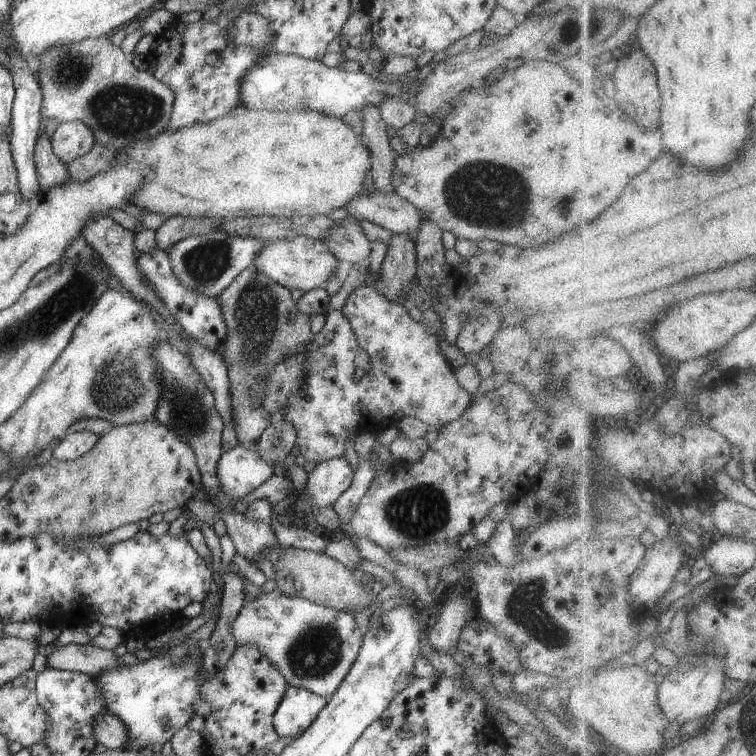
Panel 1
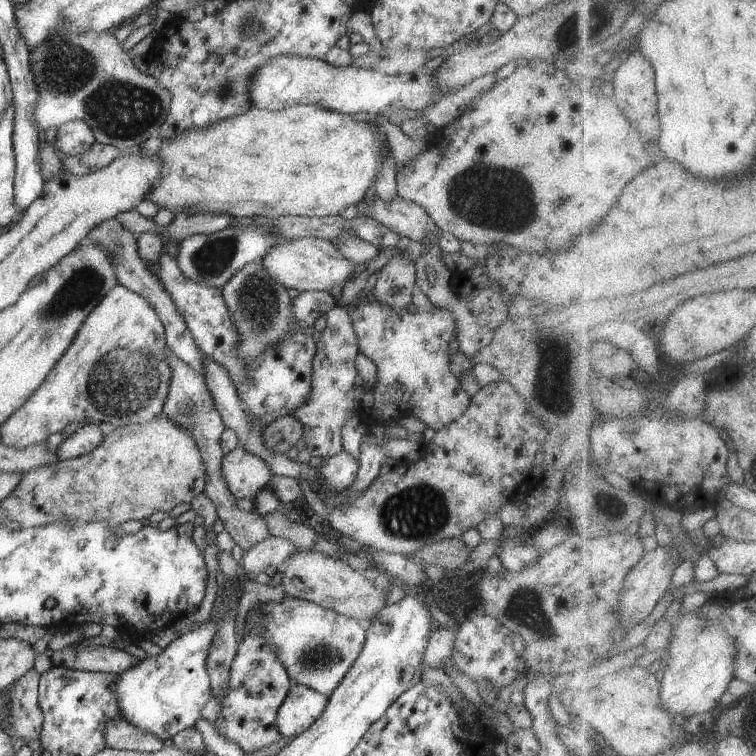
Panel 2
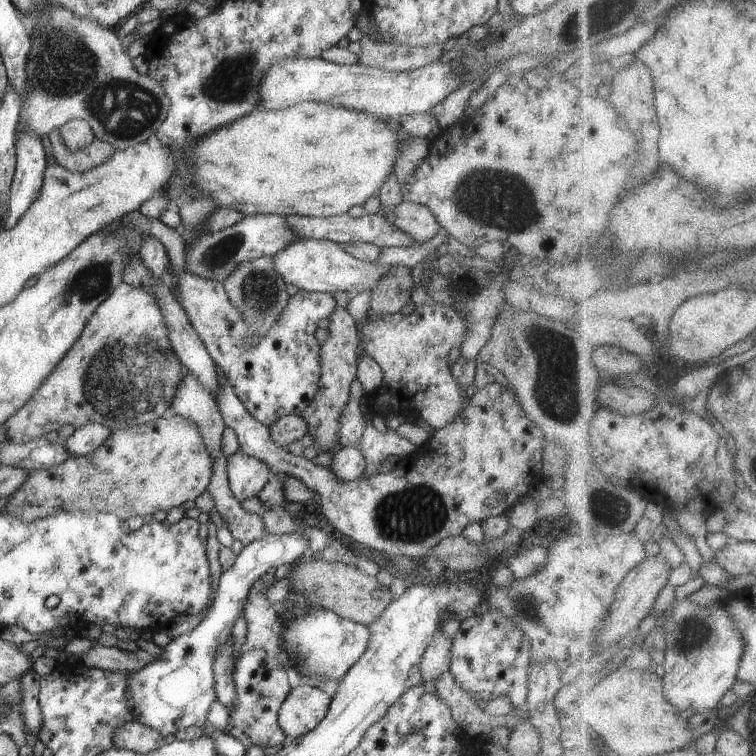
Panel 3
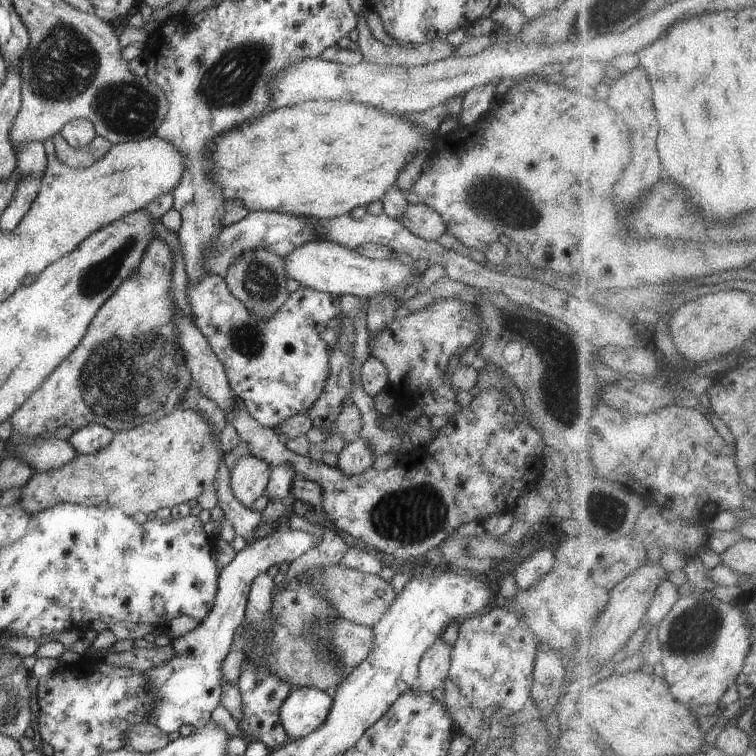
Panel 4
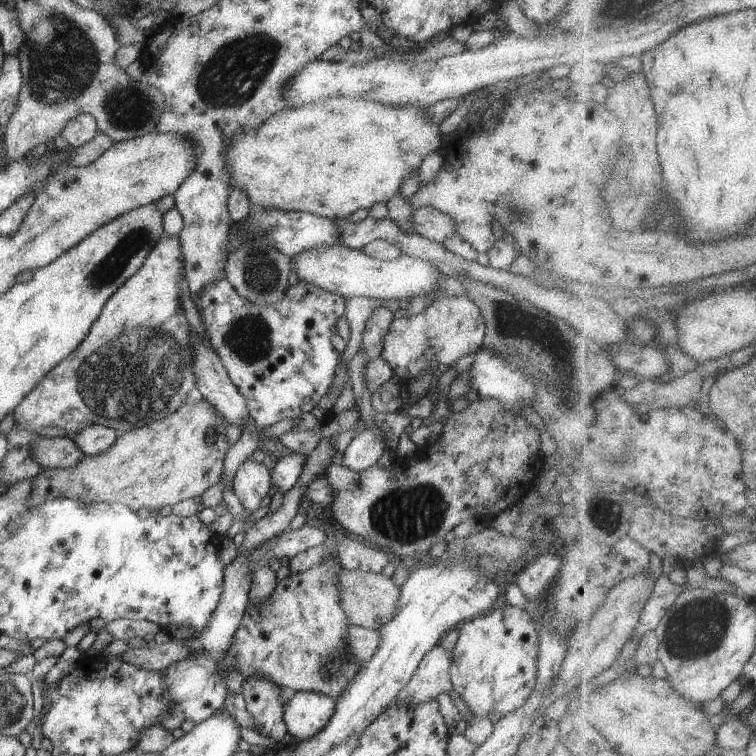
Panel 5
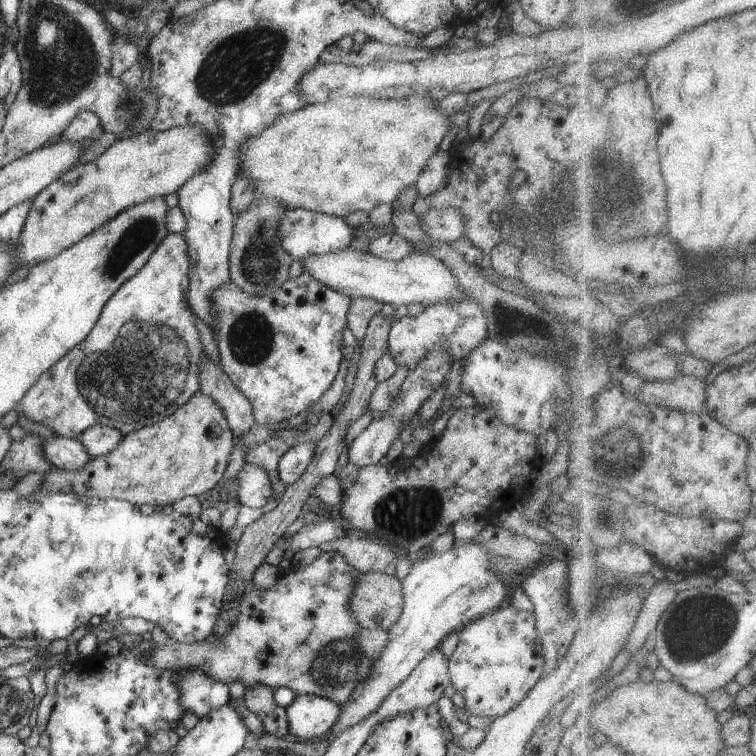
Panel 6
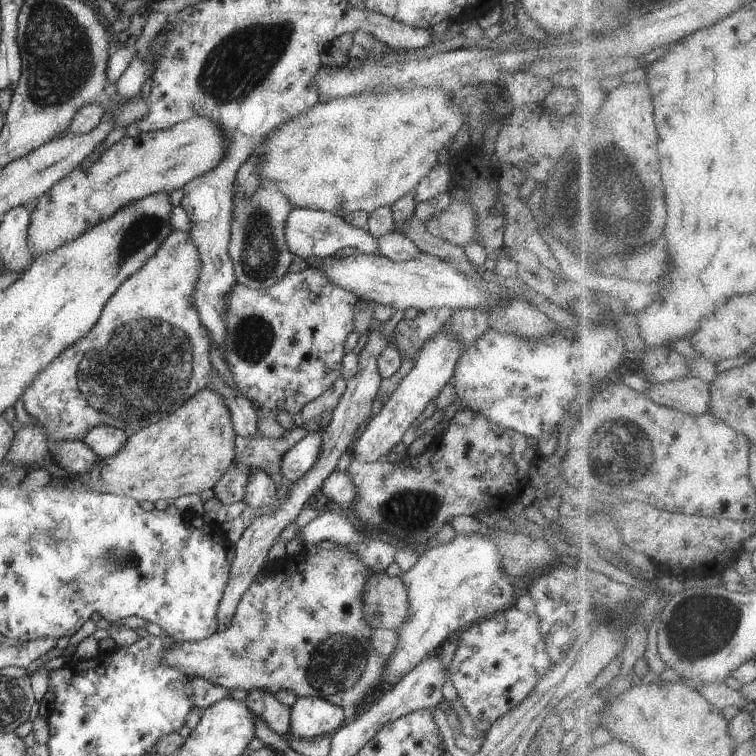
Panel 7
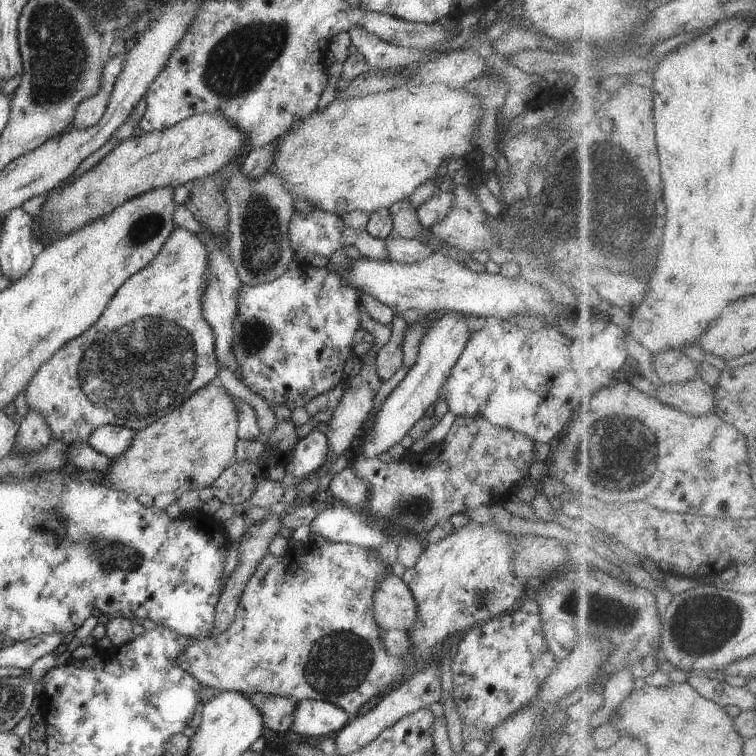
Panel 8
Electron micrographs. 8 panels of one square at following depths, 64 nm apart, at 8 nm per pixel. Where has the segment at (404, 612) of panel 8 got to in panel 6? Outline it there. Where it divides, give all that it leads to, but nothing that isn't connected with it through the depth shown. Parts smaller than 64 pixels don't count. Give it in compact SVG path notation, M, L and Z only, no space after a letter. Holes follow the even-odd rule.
M387 573L361 574L351 607L362 628L388 631L403 614L402 581Z

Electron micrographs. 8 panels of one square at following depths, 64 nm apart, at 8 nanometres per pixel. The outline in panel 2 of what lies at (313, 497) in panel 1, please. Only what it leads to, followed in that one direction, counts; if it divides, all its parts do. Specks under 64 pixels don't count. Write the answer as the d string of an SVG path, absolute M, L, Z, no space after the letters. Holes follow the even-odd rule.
M343 450L338 455L324 460L318 470L329 491L338 494L352 487L359 470L359 461Z

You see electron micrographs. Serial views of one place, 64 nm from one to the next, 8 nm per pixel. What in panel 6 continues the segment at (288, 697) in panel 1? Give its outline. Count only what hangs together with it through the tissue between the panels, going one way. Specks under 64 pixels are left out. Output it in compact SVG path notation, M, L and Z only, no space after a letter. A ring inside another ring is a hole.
M296 695L287 707L289 733L298 740L326 737L338 723L341 706L328 698L313 695Z

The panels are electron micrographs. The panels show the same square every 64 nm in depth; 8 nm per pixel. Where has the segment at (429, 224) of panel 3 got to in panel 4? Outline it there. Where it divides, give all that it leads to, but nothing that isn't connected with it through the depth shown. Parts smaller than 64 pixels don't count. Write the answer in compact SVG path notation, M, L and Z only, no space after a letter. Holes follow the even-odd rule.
M410 205L401 218L396 219L411 234L426 241L436 241L447 232L442 216L425 205Z

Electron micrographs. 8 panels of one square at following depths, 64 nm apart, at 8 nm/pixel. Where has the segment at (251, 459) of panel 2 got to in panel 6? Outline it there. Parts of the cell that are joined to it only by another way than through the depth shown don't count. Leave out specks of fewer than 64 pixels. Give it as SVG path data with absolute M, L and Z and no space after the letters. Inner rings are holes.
M247 463L236 476L239 483L238 503L249 507L254 515L269 508L273 498L268 474L259 467Z

